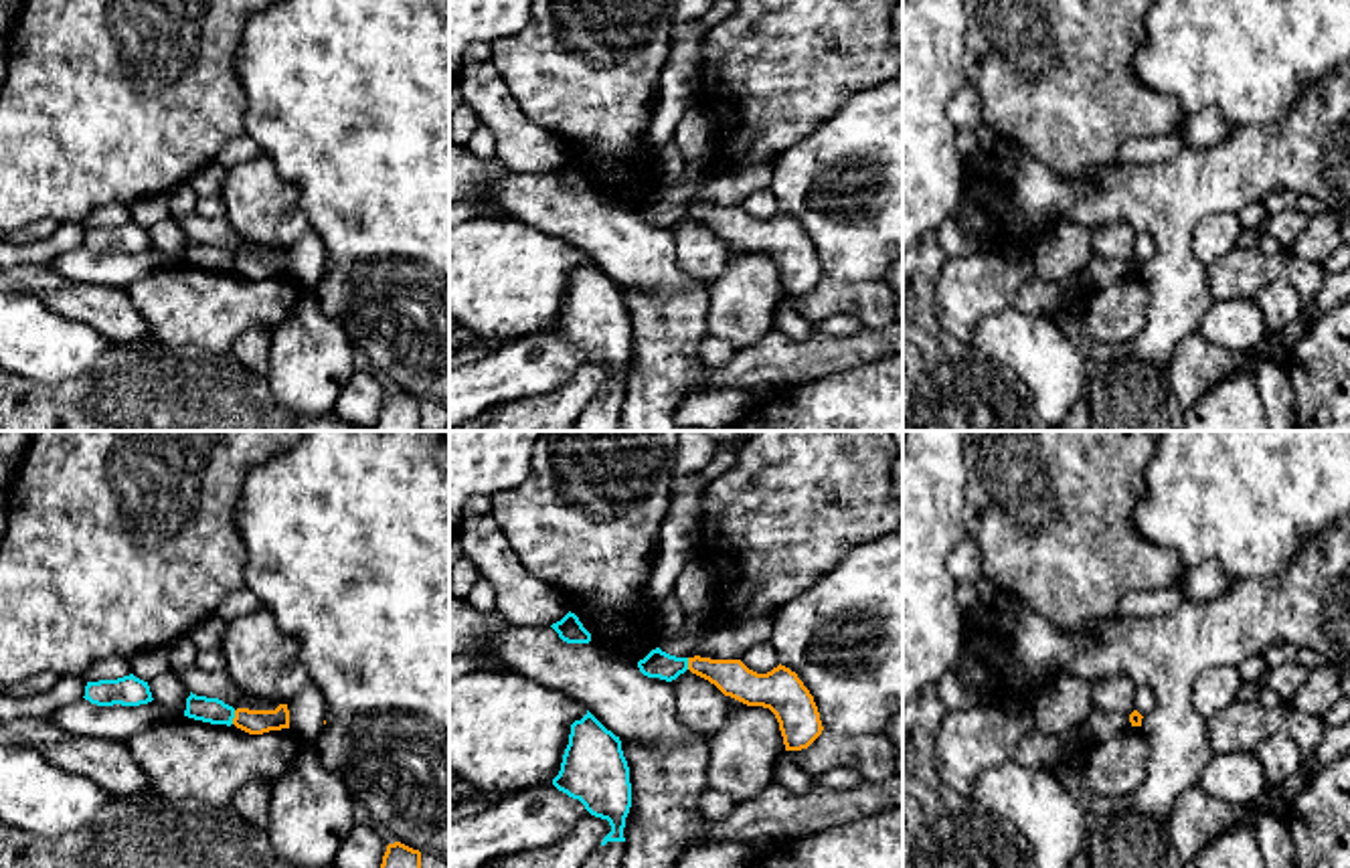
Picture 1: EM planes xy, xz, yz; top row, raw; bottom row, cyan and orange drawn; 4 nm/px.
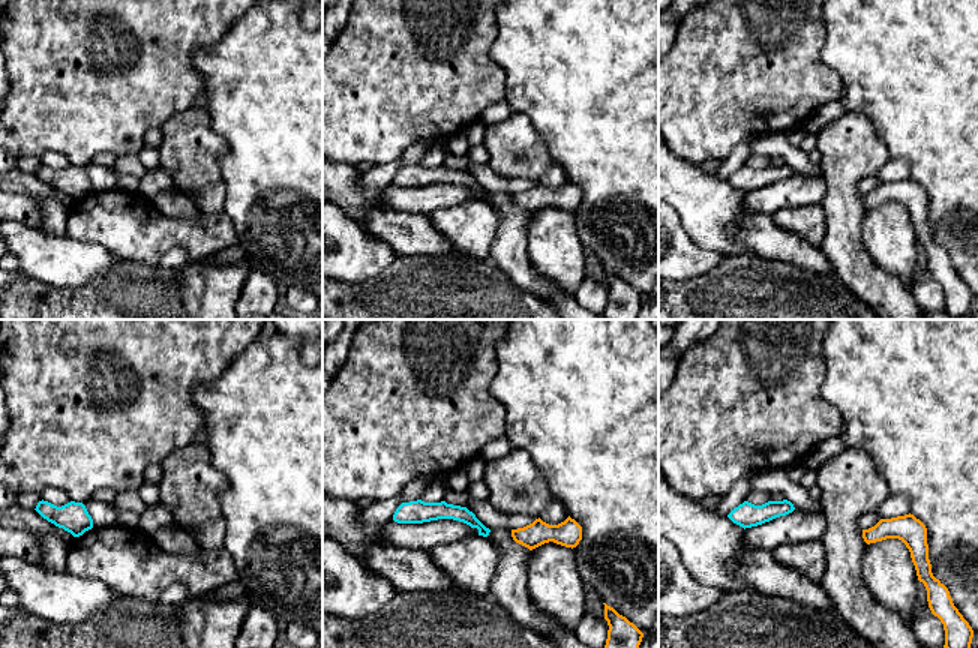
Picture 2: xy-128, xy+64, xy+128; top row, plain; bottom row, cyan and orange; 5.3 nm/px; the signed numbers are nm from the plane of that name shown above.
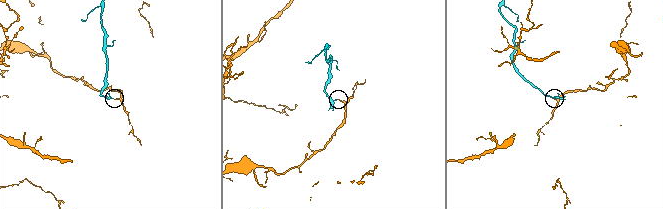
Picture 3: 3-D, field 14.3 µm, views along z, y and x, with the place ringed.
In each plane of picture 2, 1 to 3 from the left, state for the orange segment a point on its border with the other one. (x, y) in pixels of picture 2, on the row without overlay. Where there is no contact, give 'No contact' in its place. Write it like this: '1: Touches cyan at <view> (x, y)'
1: No contact
2: No contact
3: No contact

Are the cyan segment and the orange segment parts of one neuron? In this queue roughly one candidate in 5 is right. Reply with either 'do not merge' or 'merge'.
do not merge

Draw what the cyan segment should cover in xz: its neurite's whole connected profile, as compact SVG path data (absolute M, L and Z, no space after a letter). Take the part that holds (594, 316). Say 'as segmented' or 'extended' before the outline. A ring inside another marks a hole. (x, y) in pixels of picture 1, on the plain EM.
as segmented | M589 257L571 271L569 291L553 332L579 346L591 362L609 368L611 378L601 393L625 388L623 374L631 354L629 314L619 283Z

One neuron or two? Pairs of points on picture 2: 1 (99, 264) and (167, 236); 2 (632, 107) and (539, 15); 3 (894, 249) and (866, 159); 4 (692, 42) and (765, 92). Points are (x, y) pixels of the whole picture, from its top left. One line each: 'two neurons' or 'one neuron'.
1: two neurons
2: one neuron
3: two neurons
4: one neuron

